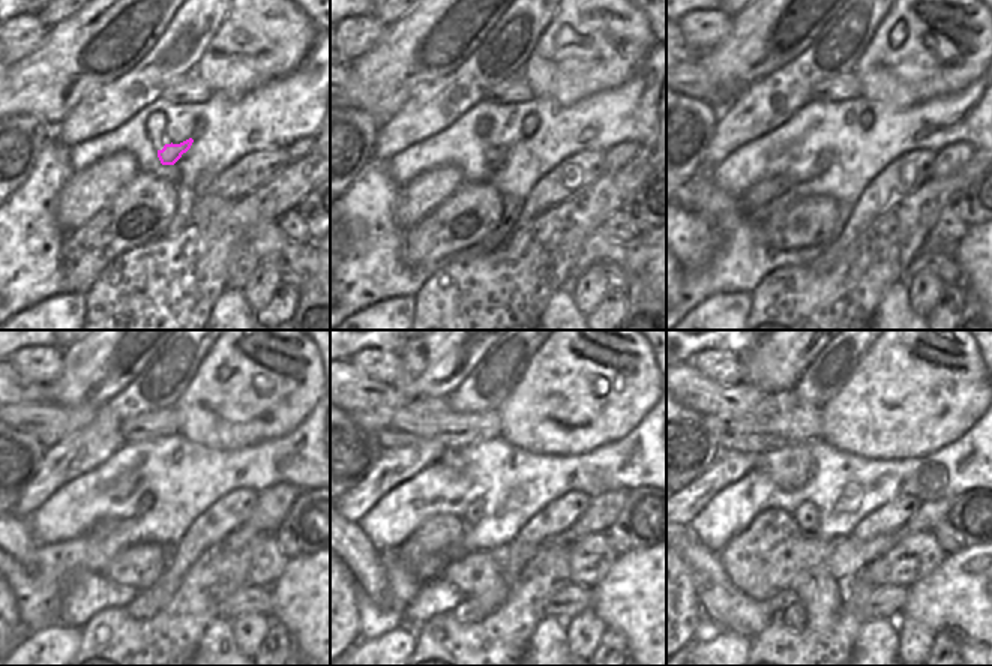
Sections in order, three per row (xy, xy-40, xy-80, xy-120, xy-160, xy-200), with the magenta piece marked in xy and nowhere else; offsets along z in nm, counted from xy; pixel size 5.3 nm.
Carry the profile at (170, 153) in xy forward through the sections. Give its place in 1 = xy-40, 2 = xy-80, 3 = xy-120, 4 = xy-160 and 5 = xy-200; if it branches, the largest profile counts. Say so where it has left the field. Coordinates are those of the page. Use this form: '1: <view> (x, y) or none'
1: xy-40 (494, 156)
2: xy-80 (826, 158)
3: xy-120 (147, 500)
4: xy-160 (474, 512)
5: xy-200 (806, 516)

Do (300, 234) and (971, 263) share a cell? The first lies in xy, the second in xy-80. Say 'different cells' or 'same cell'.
different cells

